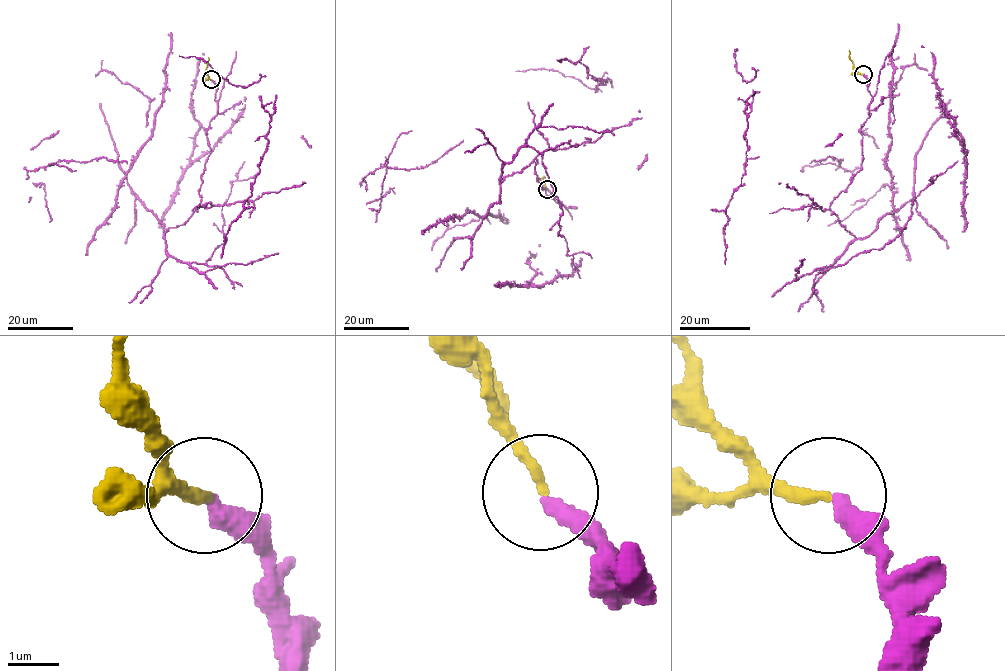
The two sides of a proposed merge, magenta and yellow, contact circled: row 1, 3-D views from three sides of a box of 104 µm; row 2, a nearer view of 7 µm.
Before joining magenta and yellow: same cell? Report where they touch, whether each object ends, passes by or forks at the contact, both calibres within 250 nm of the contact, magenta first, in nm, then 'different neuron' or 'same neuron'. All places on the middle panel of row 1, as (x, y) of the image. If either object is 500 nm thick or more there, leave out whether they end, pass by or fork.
place (547, 189); magenta ends; yellow ends; calibres 320 and 200 nm; same neuron

